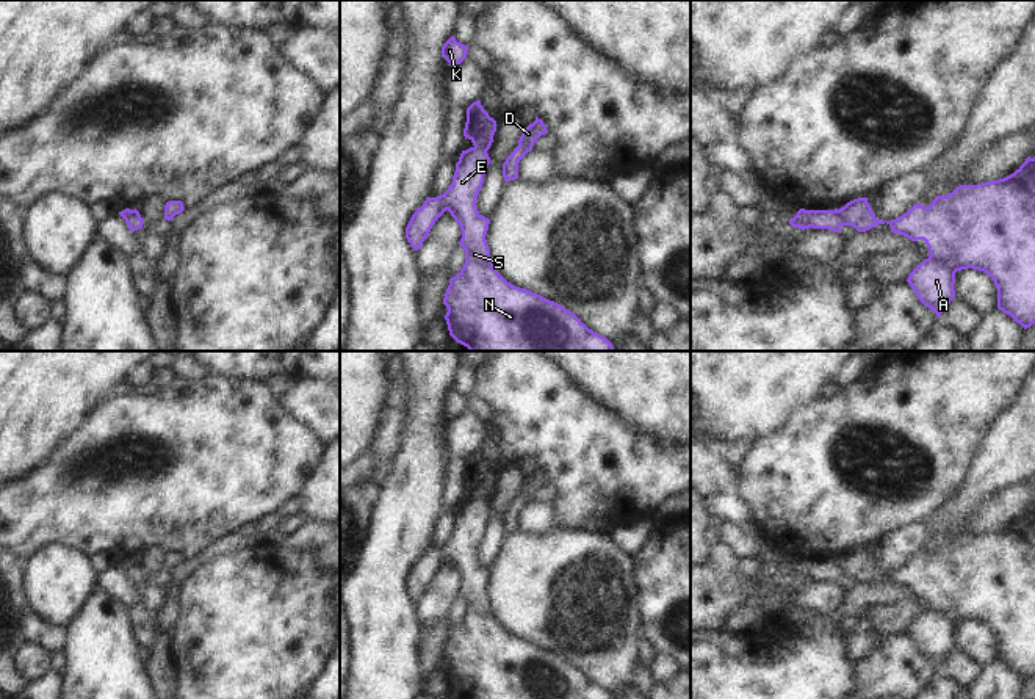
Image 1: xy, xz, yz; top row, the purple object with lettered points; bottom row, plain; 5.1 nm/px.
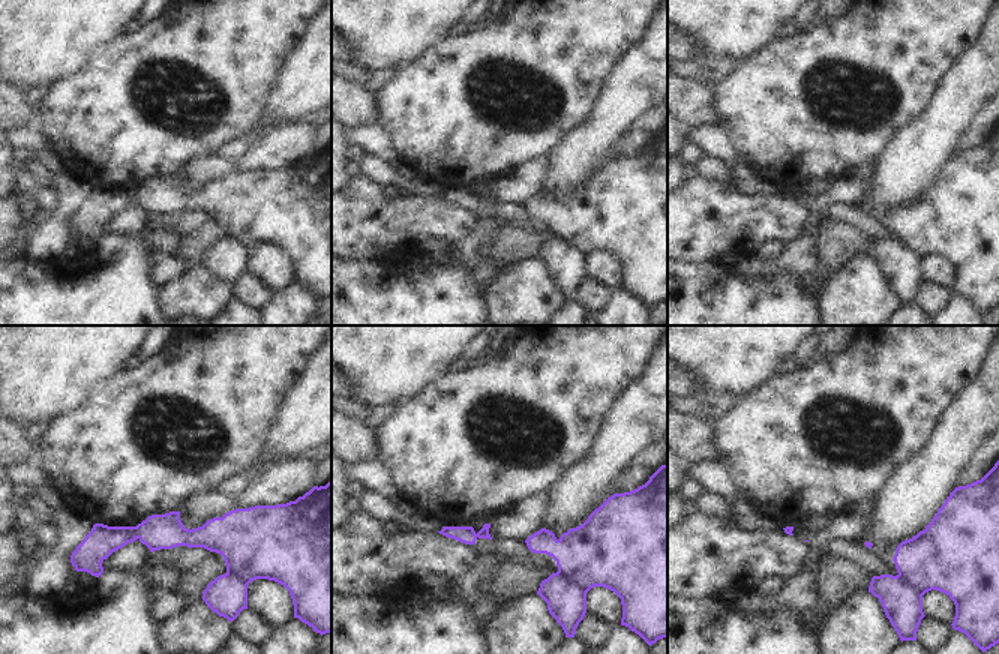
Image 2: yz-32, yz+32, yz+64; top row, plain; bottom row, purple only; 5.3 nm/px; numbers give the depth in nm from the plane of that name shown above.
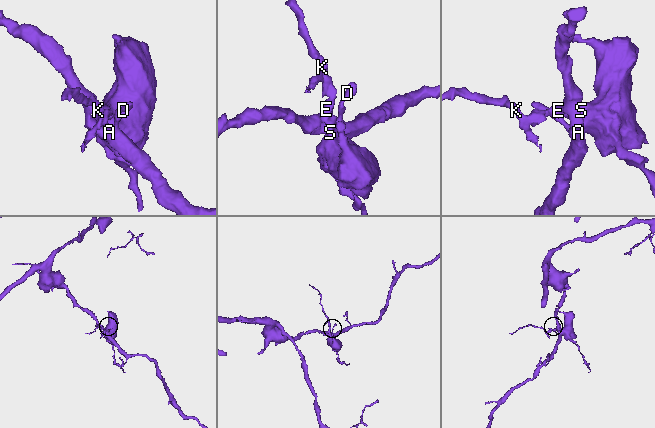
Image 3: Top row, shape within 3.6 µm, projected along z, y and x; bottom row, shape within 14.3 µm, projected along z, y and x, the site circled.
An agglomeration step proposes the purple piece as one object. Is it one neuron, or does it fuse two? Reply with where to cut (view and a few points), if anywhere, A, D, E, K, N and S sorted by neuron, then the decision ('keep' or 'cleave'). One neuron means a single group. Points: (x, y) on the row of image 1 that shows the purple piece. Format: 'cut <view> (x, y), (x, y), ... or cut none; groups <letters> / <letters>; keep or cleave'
cut yz (838, 210), (843, 224); groups A D E N S / K; cleave

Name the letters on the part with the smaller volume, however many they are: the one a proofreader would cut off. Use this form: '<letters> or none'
K

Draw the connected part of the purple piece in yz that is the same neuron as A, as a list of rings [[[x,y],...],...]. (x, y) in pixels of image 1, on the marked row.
[[[1027,157],[1004,179],[960,185],[946,196],[936,196],[929,207],[914,204],[891,221],[877,219],[867,197],[847,202],[839,208],[839,216],[842,226],[853,226],[858,232],[886,223],[894,234],[925,241],[930,255],[910,273],[907,282],[938,318],[955,298],[955,273],[972,268],[994,281],[999,310],[1024,329],[1035,324],[1035,157]]]

